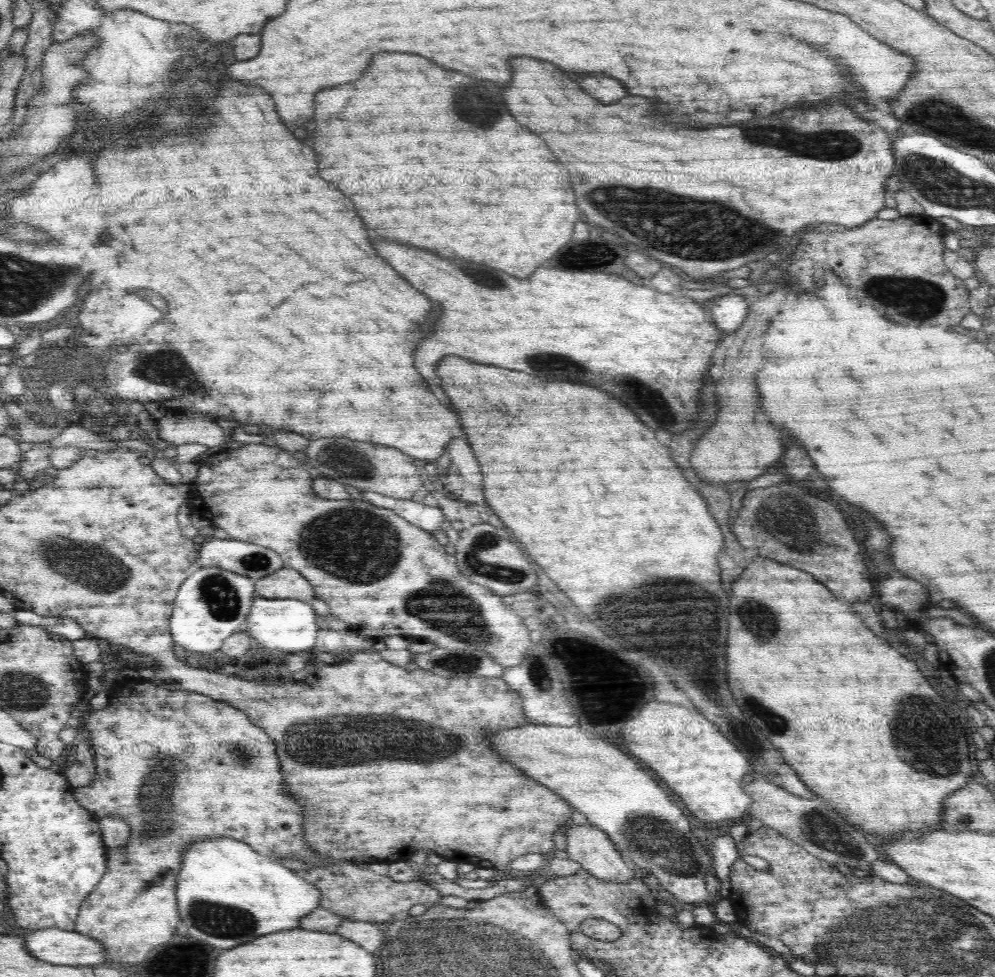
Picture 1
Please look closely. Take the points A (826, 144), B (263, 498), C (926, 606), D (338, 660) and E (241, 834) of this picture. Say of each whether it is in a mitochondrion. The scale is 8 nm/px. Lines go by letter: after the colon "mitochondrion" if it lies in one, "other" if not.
A: mitochondrion
B: other
C: other
D: other
E: other

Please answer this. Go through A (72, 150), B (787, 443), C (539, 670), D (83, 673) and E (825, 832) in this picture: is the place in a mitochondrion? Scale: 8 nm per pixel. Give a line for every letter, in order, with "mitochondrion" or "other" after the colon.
A: other
B: other
C: mitochondrion
D: other
E: mitochondrion

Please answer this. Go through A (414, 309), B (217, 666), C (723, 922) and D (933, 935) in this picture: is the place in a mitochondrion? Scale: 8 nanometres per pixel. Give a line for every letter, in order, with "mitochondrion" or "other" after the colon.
A: other
B: other
C: other
D: mitochondrion

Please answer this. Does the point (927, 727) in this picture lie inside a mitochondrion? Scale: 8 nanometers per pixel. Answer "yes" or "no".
yes

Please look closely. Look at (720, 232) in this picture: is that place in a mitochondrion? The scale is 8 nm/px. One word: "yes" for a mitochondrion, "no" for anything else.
yes

